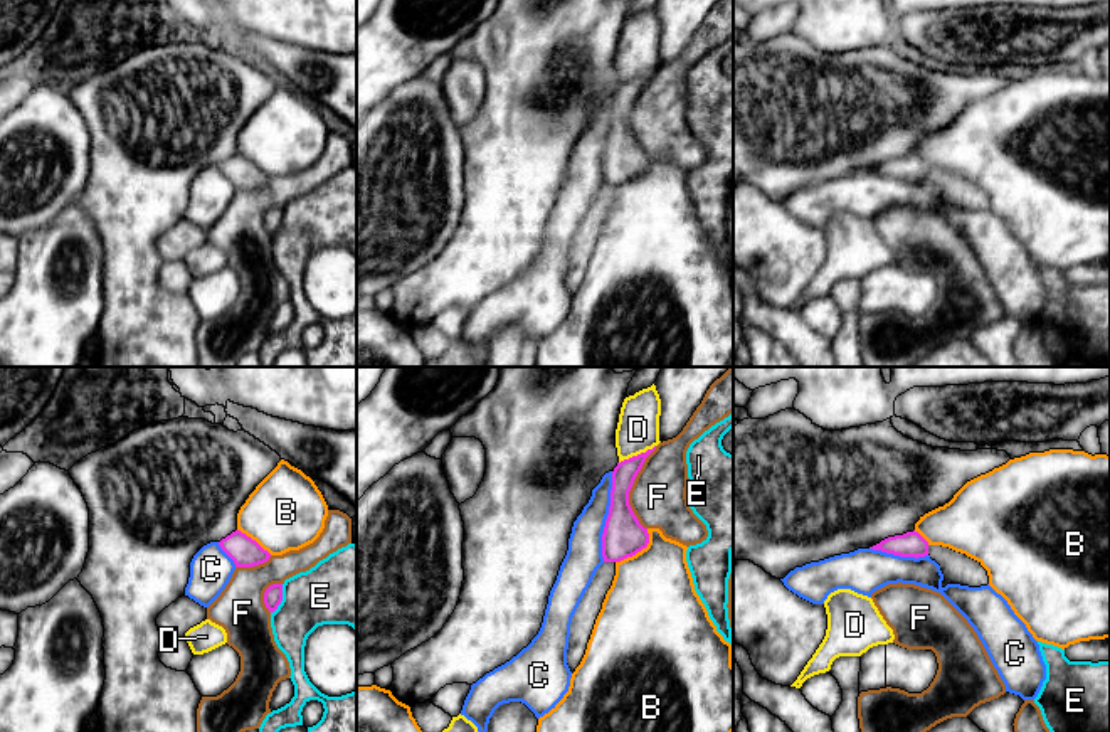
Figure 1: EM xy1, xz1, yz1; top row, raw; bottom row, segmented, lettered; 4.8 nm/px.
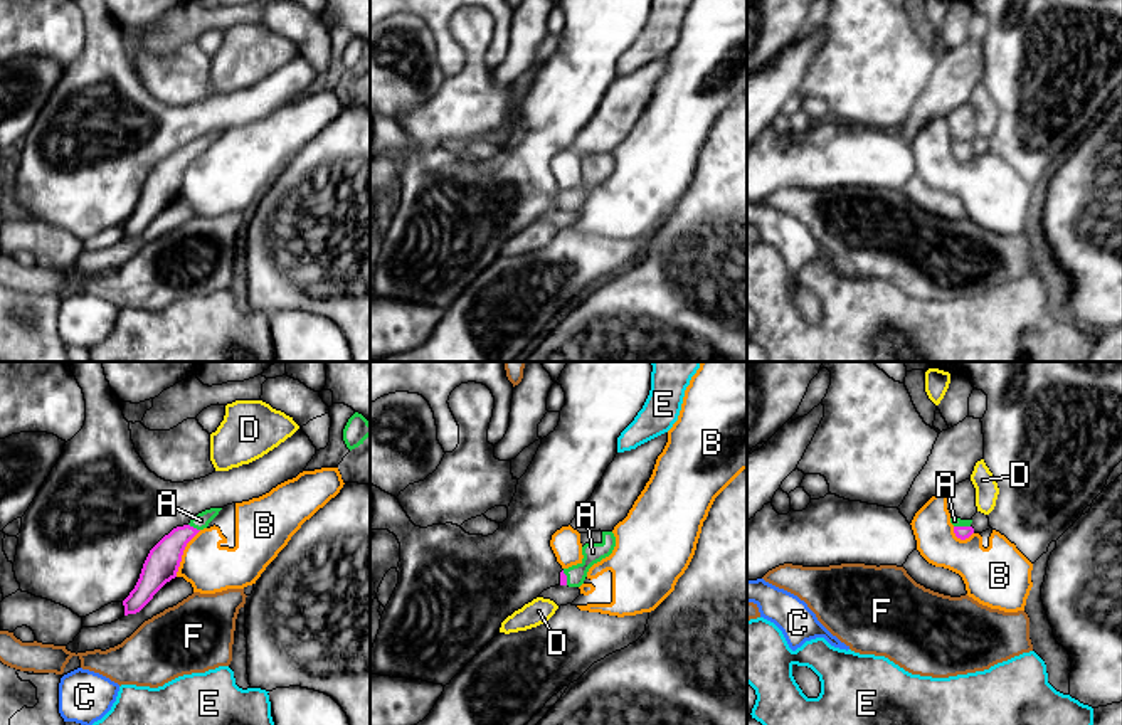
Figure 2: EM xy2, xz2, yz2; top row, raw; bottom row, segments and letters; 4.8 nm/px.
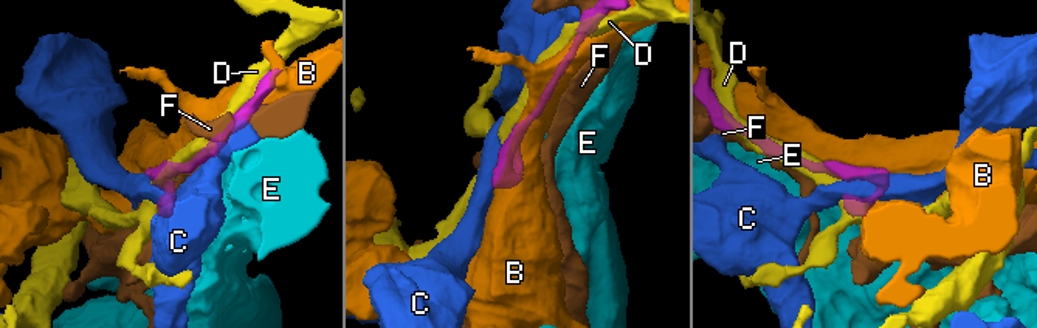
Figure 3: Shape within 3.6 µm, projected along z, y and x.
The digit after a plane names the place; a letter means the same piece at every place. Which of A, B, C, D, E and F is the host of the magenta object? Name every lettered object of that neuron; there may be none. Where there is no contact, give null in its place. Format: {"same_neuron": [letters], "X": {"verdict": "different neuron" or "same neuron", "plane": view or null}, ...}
{"same_neuron": [], "A": {"verdict": "different neuron", "plane": "xy2"}, "B": {"verdict": "different neuron", "plane": "xz1"}, "C": {"verdict": "different neuron", "plane": "xz1"}, "D": {"verdict": "different neuron", "plane": "xz1"}, "E": {"verdict": "different neuron", "plane": "xy1"}, "F": {"verdict": "different neuron", "plane": "xz1"}}

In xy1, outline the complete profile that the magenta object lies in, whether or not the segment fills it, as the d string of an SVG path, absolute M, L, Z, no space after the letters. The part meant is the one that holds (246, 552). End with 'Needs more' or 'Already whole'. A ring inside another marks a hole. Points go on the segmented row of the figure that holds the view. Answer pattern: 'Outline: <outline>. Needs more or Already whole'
Outline: M240 530L222 538L219 545L234 560L235 567L254 567L267 562L271 557L267 550Z. Already whole

